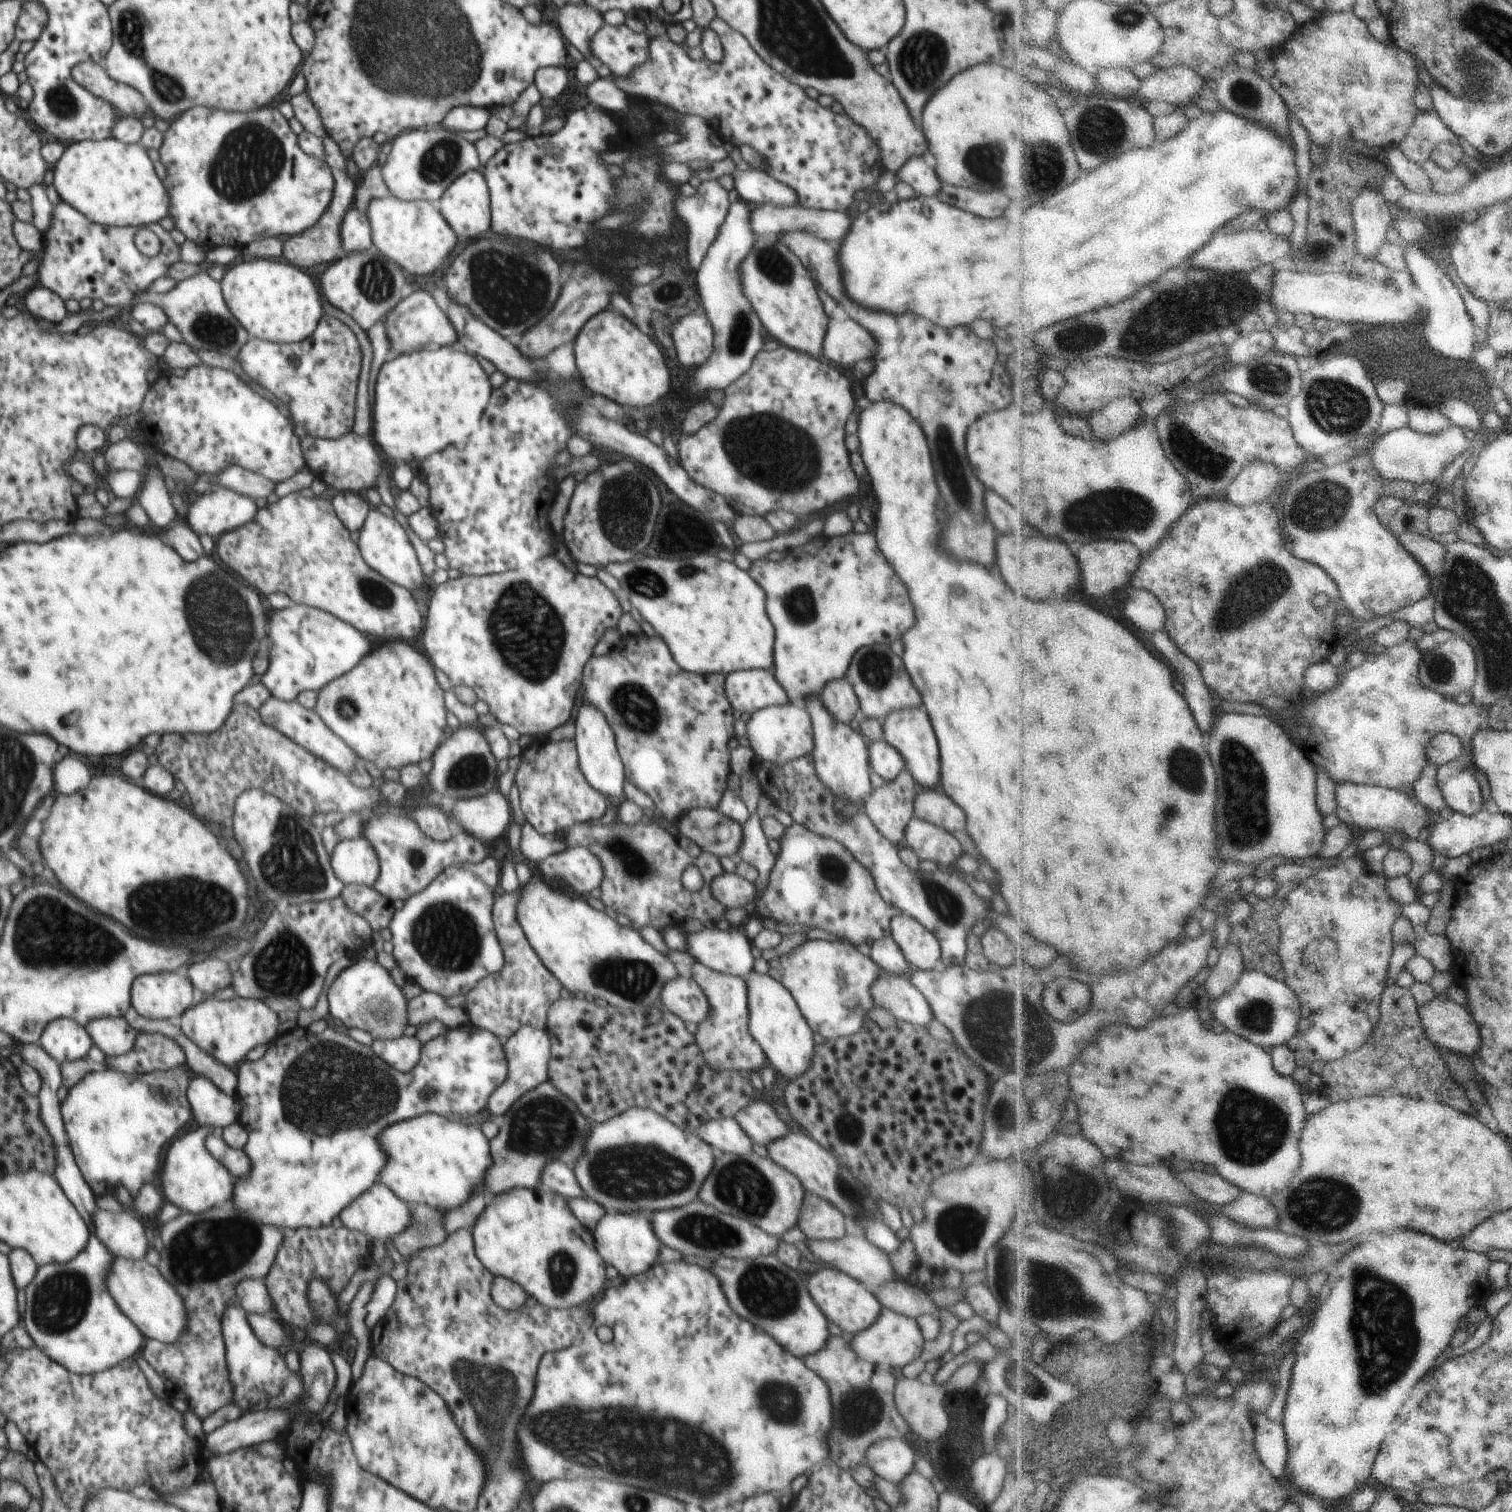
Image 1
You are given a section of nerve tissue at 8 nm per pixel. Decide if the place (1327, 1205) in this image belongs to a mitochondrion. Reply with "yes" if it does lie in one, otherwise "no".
yes

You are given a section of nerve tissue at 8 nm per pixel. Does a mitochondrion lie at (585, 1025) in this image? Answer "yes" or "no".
no

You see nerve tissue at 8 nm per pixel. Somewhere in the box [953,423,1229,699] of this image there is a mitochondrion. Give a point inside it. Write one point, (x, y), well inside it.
(1111, 513)

